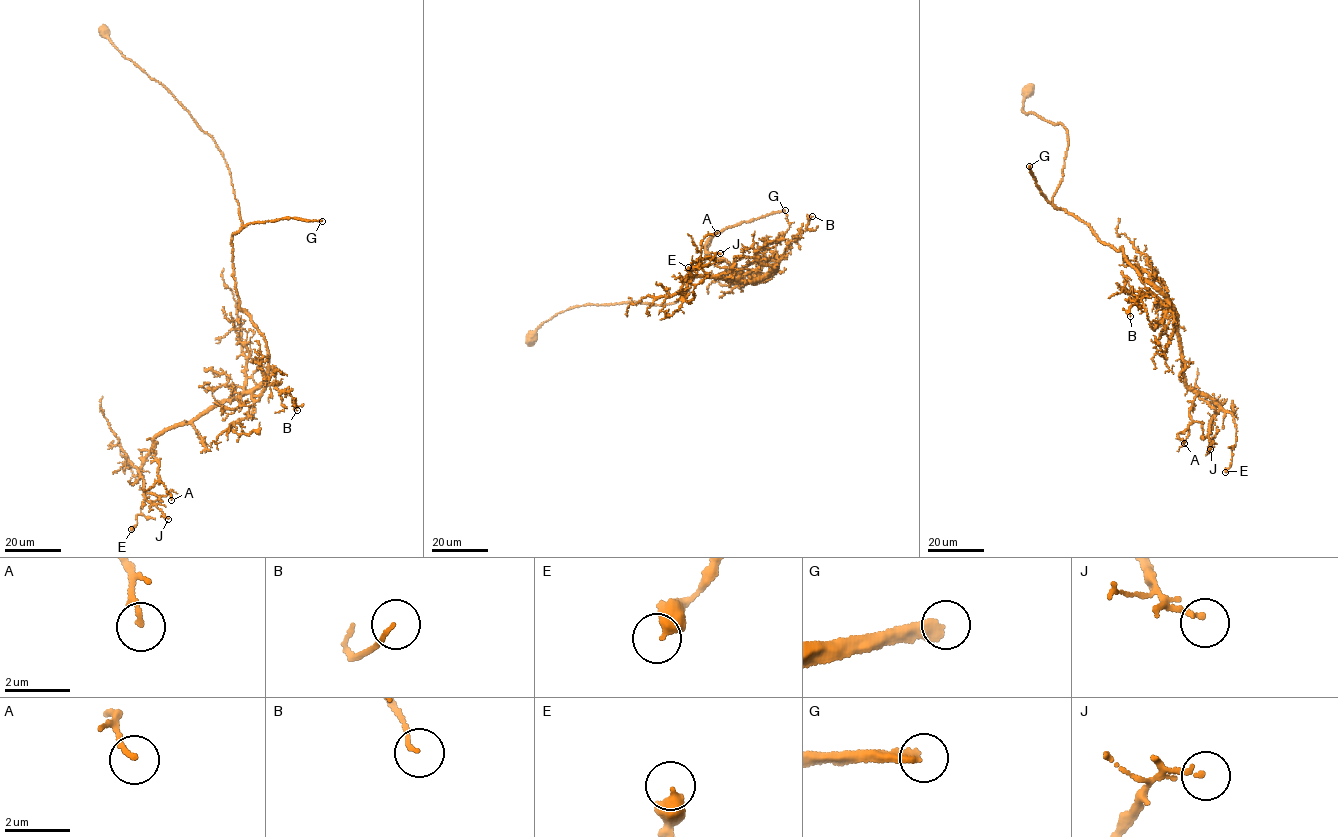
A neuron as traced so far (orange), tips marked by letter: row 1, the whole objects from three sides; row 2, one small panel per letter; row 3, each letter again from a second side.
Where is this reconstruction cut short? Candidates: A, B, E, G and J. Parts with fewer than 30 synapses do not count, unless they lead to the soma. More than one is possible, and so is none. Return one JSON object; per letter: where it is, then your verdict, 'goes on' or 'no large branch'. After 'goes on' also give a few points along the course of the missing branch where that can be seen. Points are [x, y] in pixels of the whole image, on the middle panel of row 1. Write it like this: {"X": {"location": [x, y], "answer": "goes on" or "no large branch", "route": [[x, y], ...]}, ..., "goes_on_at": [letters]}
{"A": {"location": [717, 233], "answer": "no large branch"}, "B": {"location": [812, 216], "answer": "no large branch"}, "E": {"location": [688, 267], "answer": "no large branch"}, "G": {"location": [785, 210], "answer": "goes on", "route": [[785, 210], [813, 213], [837, 222], [858, 223], [854, 233], [835, 245], [834, 263], [846, 280], [845, 290]]}, "J": {"location": [720, 253], "answer": "no large branch"}, "goes_on_at": ["G"]}

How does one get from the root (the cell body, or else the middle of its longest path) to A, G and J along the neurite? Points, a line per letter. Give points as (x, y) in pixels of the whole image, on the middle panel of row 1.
A: (531, 335), (583, 305), (678, 300), (711, 238), (714, 259), (777, 268), (751, 280), (688, 280), (717, 233)
G: (531, 335), (543, 322), (583, 305), (676, 301), (688, 291), (704, 264), (712, 236), (785, 210)
J: (531, 335), (583, 305), (678, 300), (711, 238), (714, 259), (777, 268), (687, 277), (683, 296), (720, 253)

